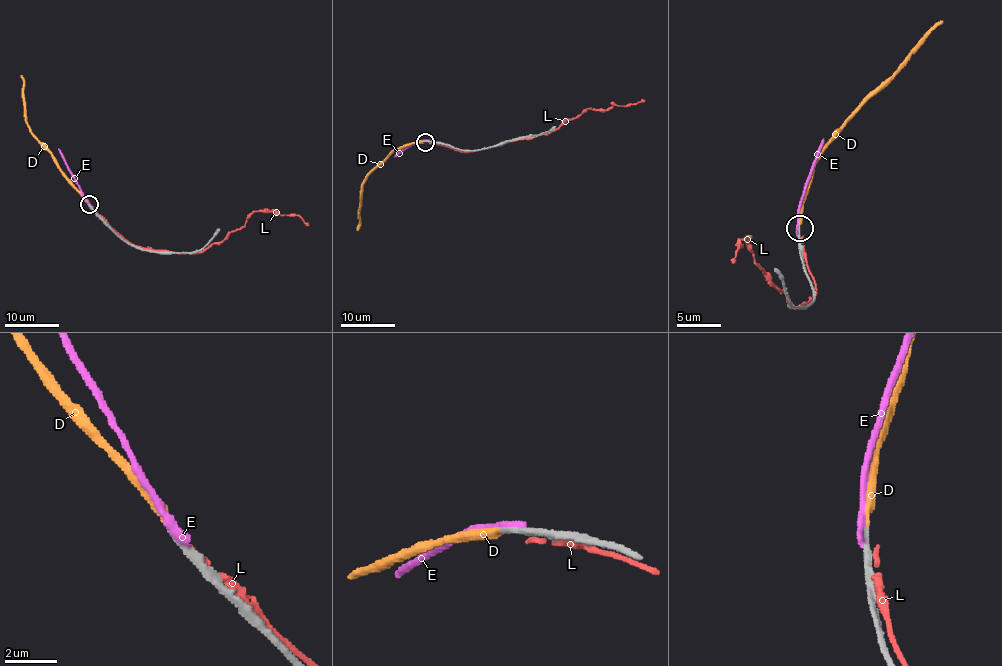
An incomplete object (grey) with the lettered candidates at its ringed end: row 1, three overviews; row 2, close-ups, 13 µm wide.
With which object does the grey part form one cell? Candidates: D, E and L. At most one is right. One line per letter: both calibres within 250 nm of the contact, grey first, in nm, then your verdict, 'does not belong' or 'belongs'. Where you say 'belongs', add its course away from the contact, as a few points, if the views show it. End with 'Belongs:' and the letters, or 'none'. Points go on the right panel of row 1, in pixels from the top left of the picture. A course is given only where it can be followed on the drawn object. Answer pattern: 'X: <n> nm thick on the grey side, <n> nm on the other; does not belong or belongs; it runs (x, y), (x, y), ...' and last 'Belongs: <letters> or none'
D: 280 nm thick on the grey side, 280 nm on the other; belongs; it runs (799, 229), (799, 208), (812, 166), (823, 147), (882, 85), (908, 53), (943, 20)
E: 340 nm thick on the grey side, 400 nm on the other; does not belong
L: 320 nm thick on the grey side, 280 nm on the other; does not belong
Belongs: D

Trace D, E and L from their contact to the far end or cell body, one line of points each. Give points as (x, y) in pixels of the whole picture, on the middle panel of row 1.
D: (425, 141), (395, 149), (367, 176), (362, 193), (358, 230)
E: (426, 140), (417, 141), (394, 156)
L: (435, 143), (468, 152), (556, 130), (567, 120), (577, 118), (590, 109), (629, 106), (644, 99)

